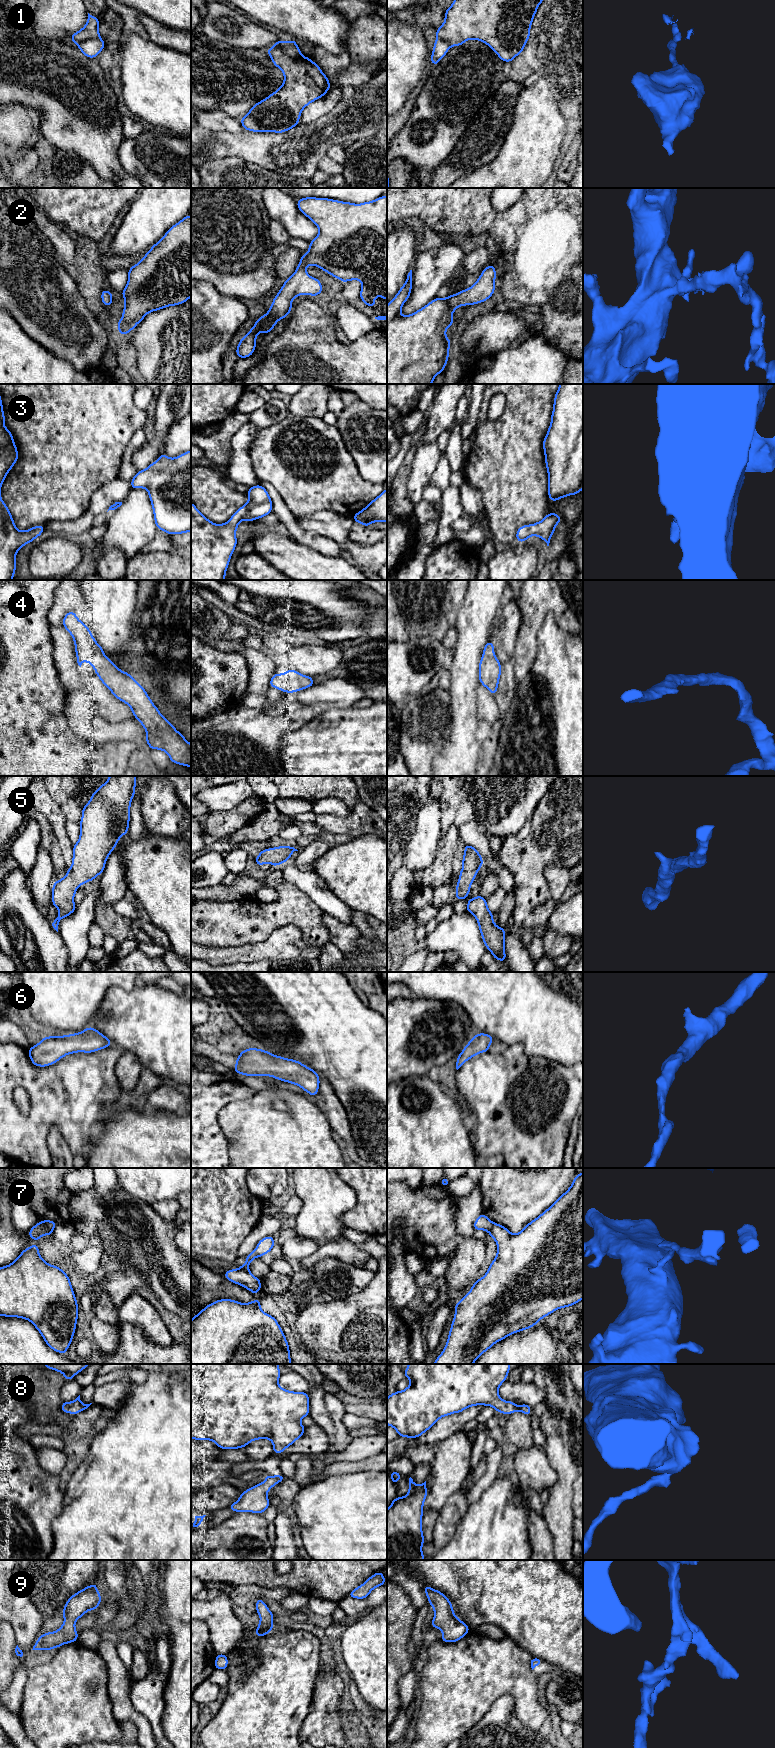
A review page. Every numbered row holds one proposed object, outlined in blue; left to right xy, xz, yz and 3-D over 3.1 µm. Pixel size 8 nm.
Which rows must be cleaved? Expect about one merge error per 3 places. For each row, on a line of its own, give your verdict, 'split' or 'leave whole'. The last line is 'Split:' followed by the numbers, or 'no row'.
1: split
2: leave whole
3: leave whole
4: leave whole
5: leave whole
6: leave whole
7: split
8: leave whole
9: leave whole
Split: 1, 7

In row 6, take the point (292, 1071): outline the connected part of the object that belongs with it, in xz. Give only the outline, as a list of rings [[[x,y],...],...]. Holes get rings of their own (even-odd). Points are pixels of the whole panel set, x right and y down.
[[[258,1048],[243,1050],[236,1058],[233,1071],[245,1076],[270,1076],[297,1085],[313,1097],[319,1090],[320,1079],[316,1071],[297,1060]]]

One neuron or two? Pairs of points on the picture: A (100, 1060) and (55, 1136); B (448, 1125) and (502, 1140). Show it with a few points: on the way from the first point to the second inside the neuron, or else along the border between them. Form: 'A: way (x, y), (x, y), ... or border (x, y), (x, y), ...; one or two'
A: border (51, 1128), (55, 1128), (60, 1133), (71, 1151); two
B: border (469, 1119), (469, 1137), (474, 1153); two

